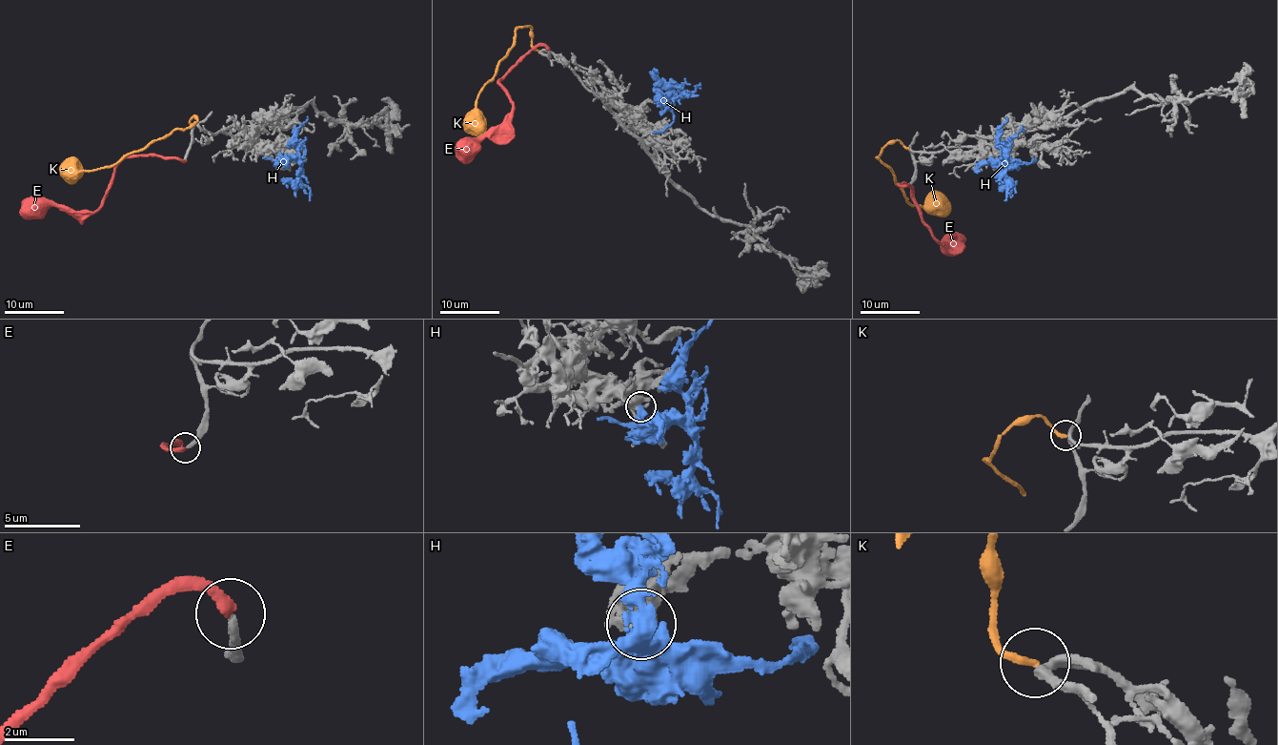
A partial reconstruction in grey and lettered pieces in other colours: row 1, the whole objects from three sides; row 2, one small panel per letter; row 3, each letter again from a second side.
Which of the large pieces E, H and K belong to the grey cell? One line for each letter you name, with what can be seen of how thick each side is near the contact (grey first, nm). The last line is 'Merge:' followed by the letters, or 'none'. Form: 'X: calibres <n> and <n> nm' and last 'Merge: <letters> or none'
E: calibres 240 and 320 nm
Merge: E

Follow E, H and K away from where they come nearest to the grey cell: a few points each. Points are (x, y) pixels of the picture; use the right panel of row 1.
E: (907, 185), (898, 186), (910, 186), (921, 219), (941, 243), (950, 240), (943, 242), (948, 253)
H: (1005, 155), (1007, 159), (1001, 162), (1002, 173), (1010, 184), (1004, 200)
K: (908, 147), (899, 140), (892, 139), (877, 156), (889, 166), (910, 204), (940, 213), (948, 204)

